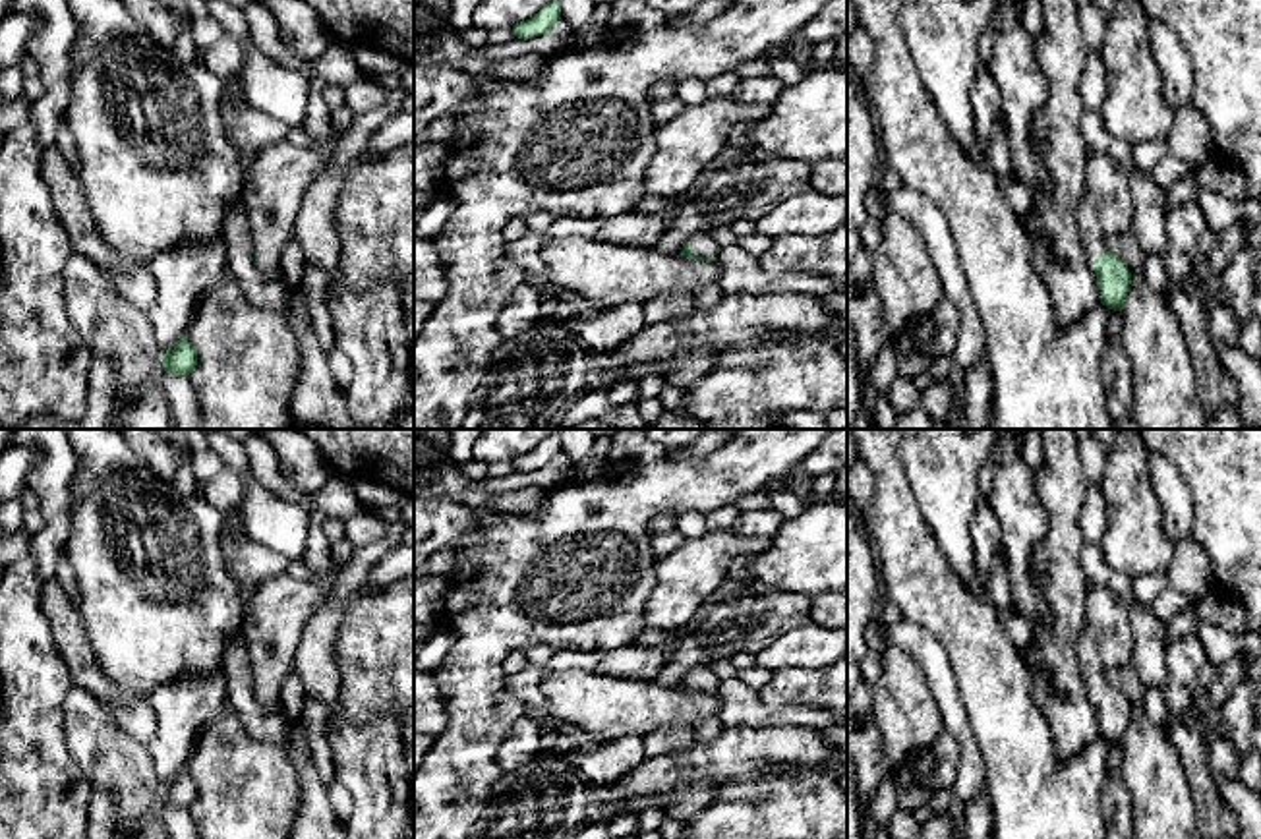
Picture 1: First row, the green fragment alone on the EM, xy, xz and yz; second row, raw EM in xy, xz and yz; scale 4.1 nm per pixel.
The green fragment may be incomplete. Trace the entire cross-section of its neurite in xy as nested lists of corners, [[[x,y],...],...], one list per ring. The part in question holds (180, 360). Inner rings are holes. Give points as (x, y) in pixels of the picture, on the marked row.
[[[180,338],[162,358],[162,369],[170,375],[190,377],[197,365],[197,354],[188,338]]]

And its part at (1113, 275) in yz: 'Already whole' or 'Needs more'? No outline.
Needs more

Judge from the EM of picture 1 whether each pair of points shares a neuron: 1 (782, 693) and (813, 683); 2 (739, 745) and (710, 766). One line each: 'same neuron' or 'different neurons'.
1: same neuron
2: same neuron

